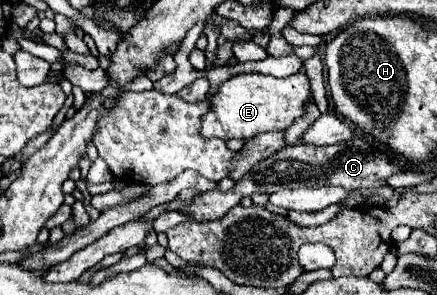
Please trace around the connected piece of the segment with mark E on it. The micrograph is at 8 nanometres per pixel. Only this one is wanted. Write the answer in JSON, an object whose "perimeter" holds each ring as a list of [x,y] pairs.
{"perimeter":[[[298,72],[286,78],[266,74],[238,74],[222,82],[220,88],[208,98],[210,110],[200,120],[200,136],[208,138],[252,138],[262,132],[284,130],[304,114],[304,102],[310,98],[308,76]]]}

